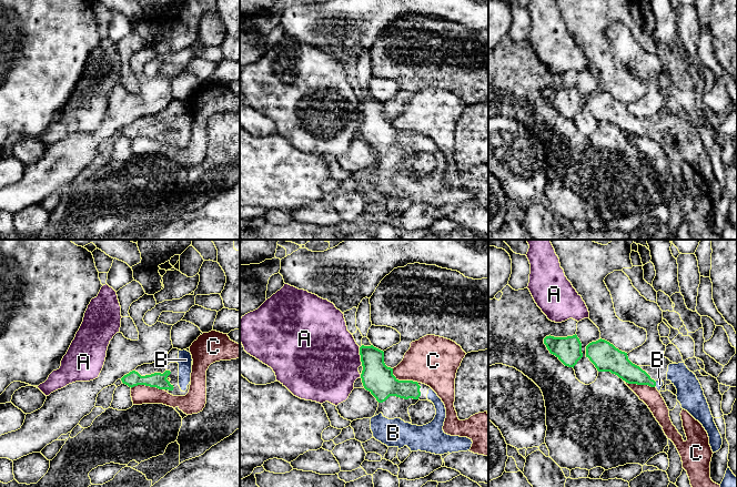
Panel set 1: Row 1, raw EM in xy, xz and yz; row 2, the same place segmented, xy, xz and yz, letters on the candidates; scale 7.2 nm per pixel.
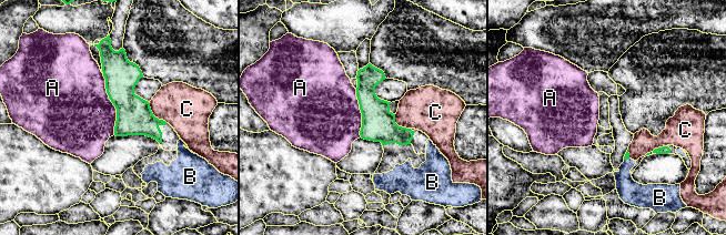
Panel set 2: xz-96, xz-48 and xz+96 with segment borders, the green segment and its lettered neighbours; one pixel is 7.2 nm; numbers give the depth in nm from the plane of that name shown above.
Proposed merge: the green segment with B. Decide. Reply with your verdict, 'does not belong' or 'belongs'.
belongs

